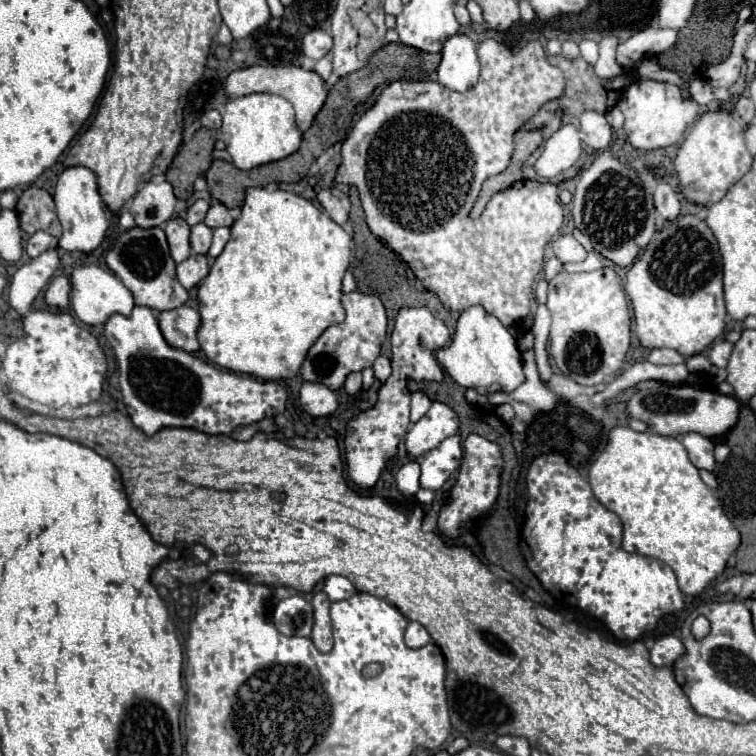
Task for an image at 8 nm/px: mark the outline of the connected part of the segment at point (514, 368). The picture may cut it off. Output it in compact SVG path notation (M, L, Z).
M471 306L461 312L451 346L441 348L437 360L457 384L473 388L479 394L513 392L525 382L517 340L493 314L487 314L483 306Z

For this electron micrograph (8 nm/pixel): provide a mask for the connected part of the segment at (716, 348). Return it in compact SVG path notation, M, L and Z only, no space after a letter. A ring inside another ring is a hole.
M721 340L717 344L711 346L711 352L709 352L709 360L713 366L717 368L725 368L727 366L727 360L731 356L731 350L733 350L733 344L727 342L727 340Z

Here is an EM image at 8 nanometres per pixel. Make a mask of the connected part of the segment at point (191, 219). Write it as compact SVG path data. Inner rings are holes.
M197 200L195 204L191 204L189 210L187 210L187 218L185 218L187 224L189 224L189 226L195 226L195 224L203 222L207 210L209 210L209 202L207 202L207 200Z

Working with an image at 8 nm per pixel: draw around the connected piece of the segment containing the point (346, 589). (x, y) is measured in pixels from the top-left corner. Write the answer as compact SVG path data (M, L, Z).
M329 576L323 582L323 592L329 596L331 602L337 602L337 600L351 598L357 590L345 576Z

